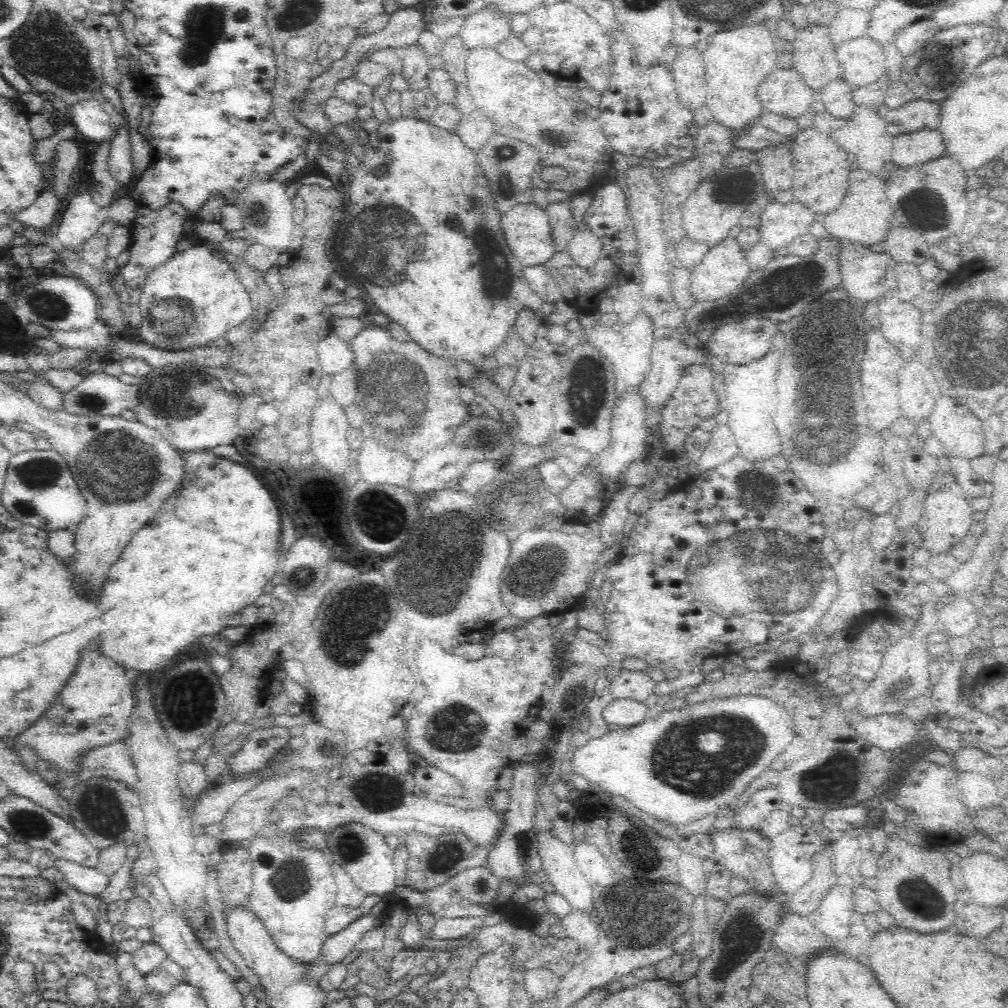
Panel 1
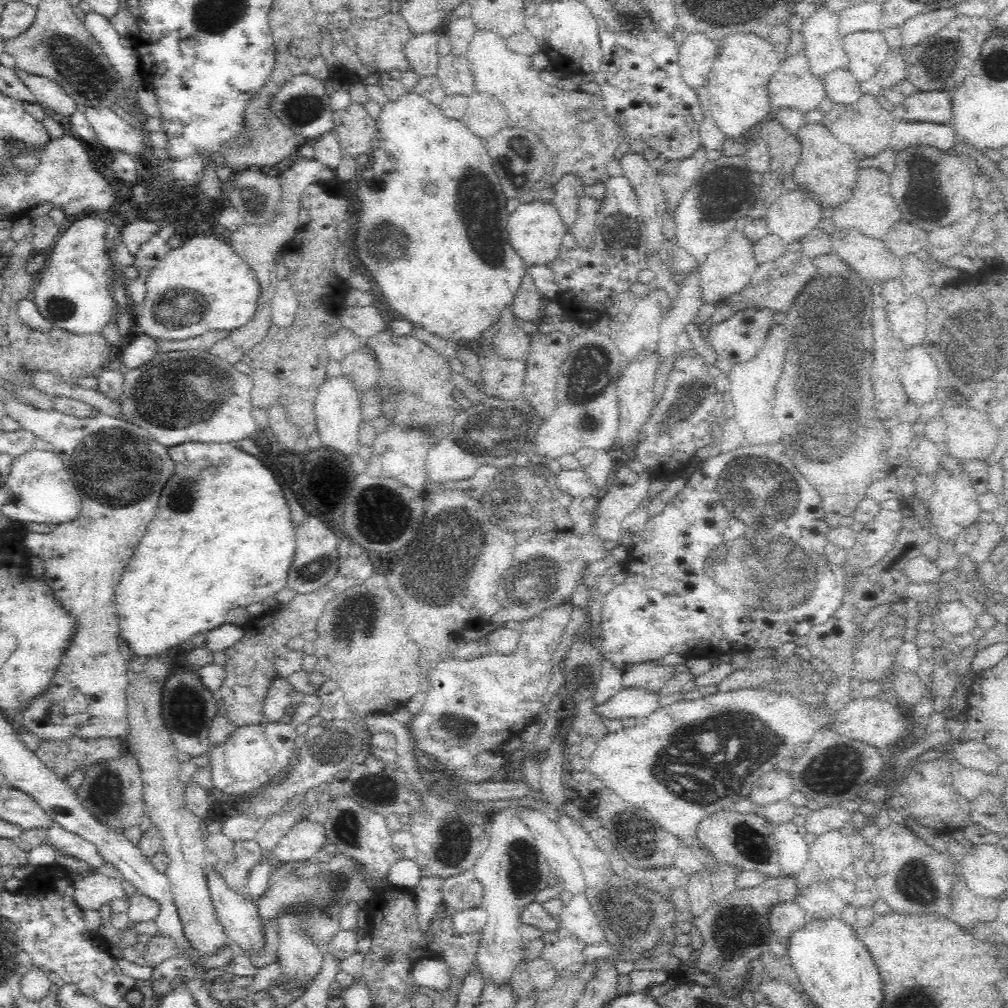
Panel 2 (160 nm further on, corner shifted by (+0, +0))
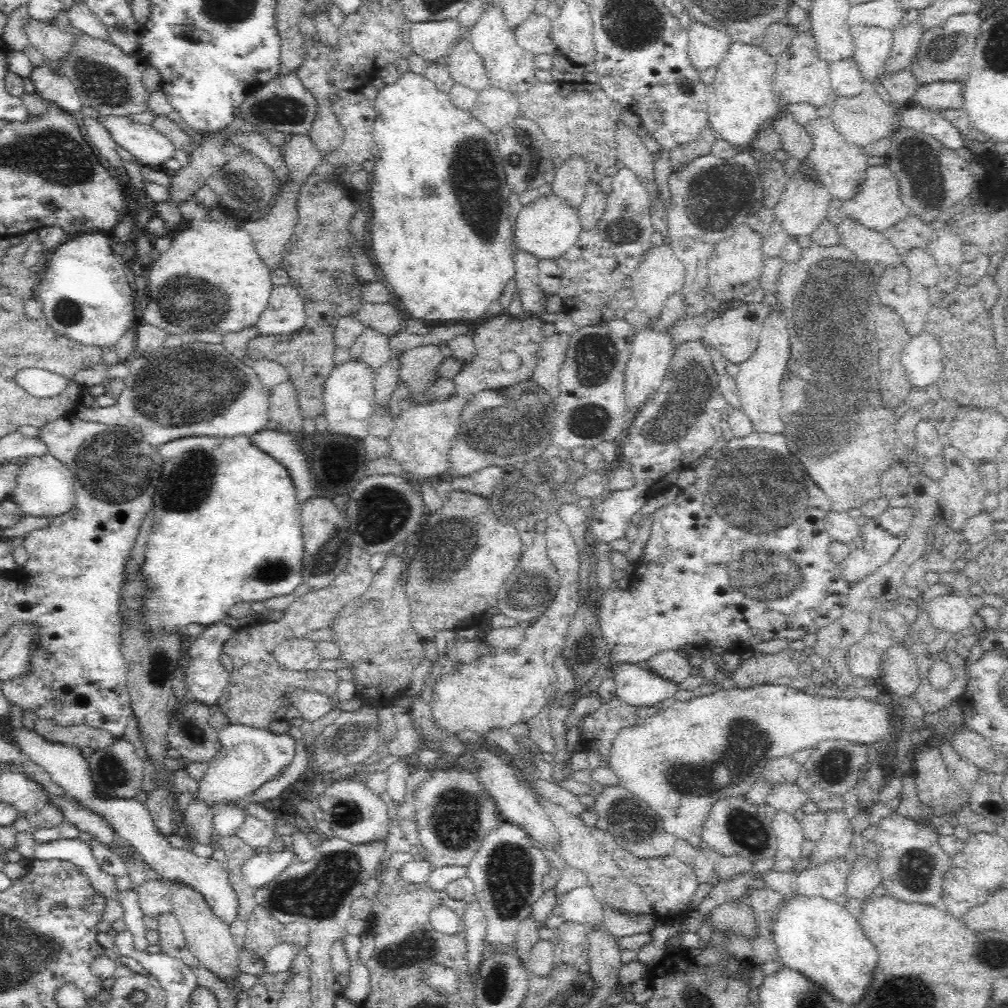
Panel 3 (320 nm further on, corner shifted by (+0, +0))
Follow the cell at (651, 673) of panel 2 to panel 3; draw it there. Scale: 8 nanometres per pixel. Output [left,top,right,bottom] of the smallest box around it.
[642,650,693,686]

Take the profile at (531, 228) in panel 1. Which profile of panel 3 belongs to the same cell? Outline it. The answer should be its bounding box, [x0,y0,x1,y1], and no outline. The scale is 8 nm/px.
[514,194,582,260]

